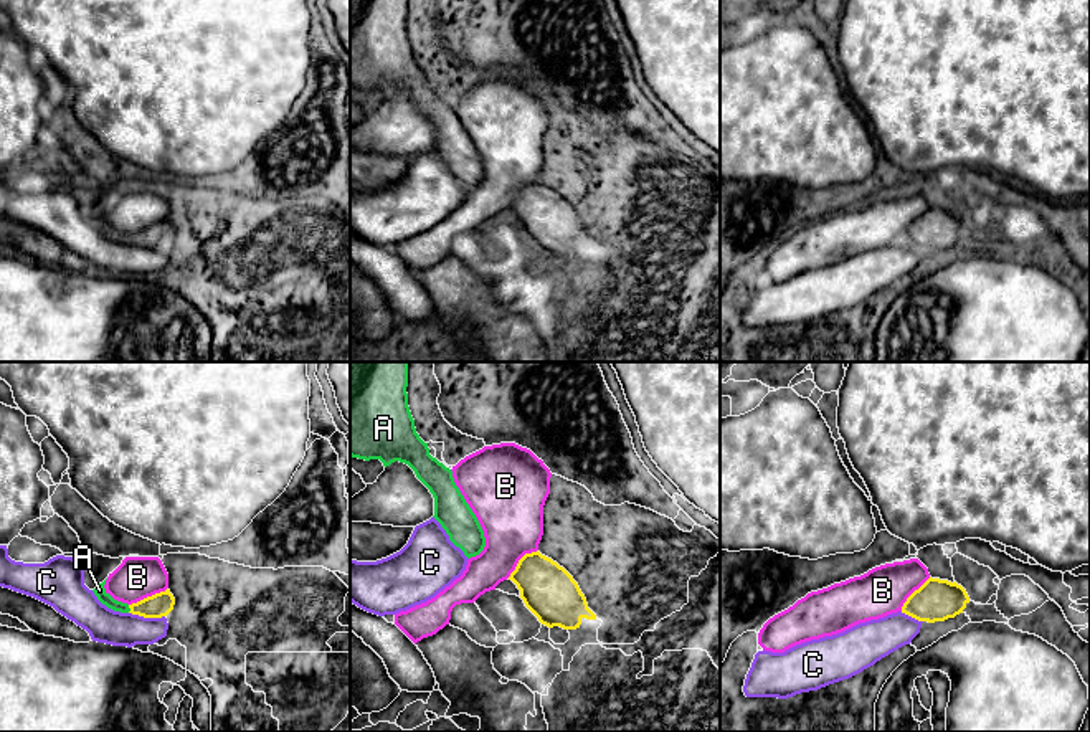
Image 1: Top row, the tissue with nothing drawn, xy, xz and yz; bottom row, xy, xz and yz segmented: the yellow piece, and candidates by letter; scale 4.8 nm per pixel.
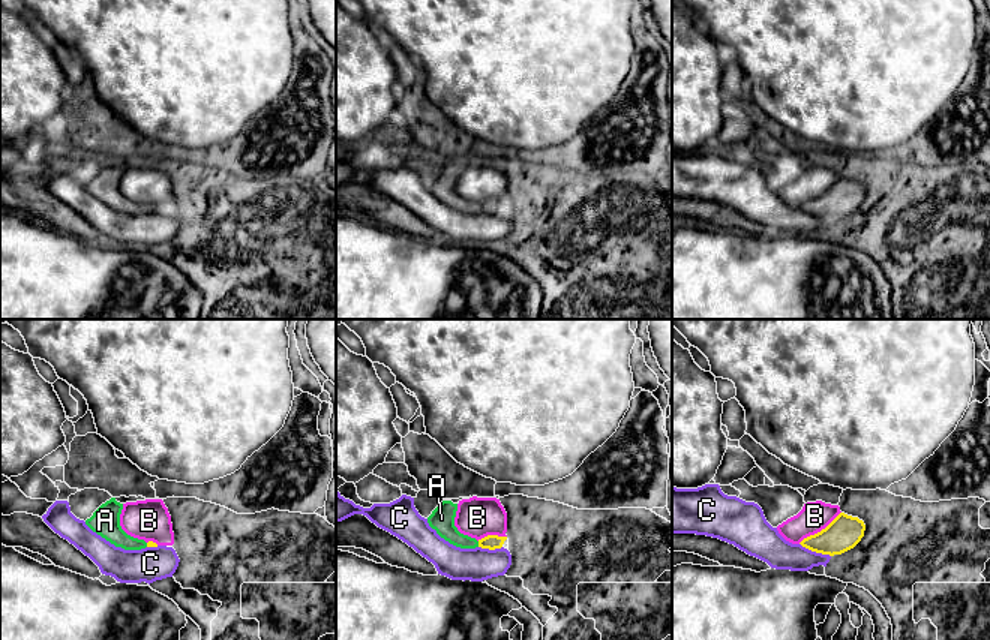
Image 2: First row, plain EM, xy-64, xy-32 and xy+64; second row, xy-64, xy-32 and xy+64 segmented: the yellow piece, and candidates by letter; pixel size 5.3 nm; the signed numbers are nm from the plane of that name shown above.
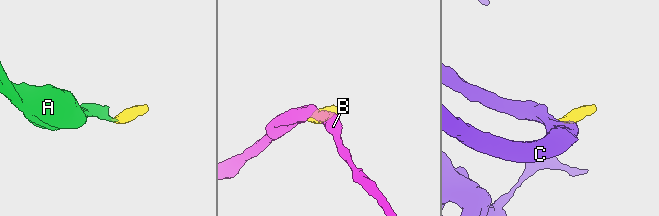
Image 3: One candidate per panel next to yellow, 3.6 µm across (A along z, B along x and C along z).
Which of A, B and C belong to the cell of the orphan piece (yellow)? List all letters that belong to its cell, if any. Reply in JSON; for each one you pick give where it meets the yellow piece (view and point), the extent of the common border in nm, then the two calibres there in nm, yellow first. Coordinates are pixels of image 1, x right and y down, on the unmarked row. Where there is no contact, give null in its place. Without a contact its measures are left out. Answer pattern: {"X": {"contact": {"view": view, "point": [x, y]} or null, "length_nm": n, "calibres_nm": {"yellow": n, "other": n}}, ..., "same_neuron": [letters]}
{"A": {"contact": {"view": "xy", "point": [129, 237]}, "length_nm": 40, "calibres_nm": {"yellow": 120, "other": 60}}, "same_neuron": ["A"]}

